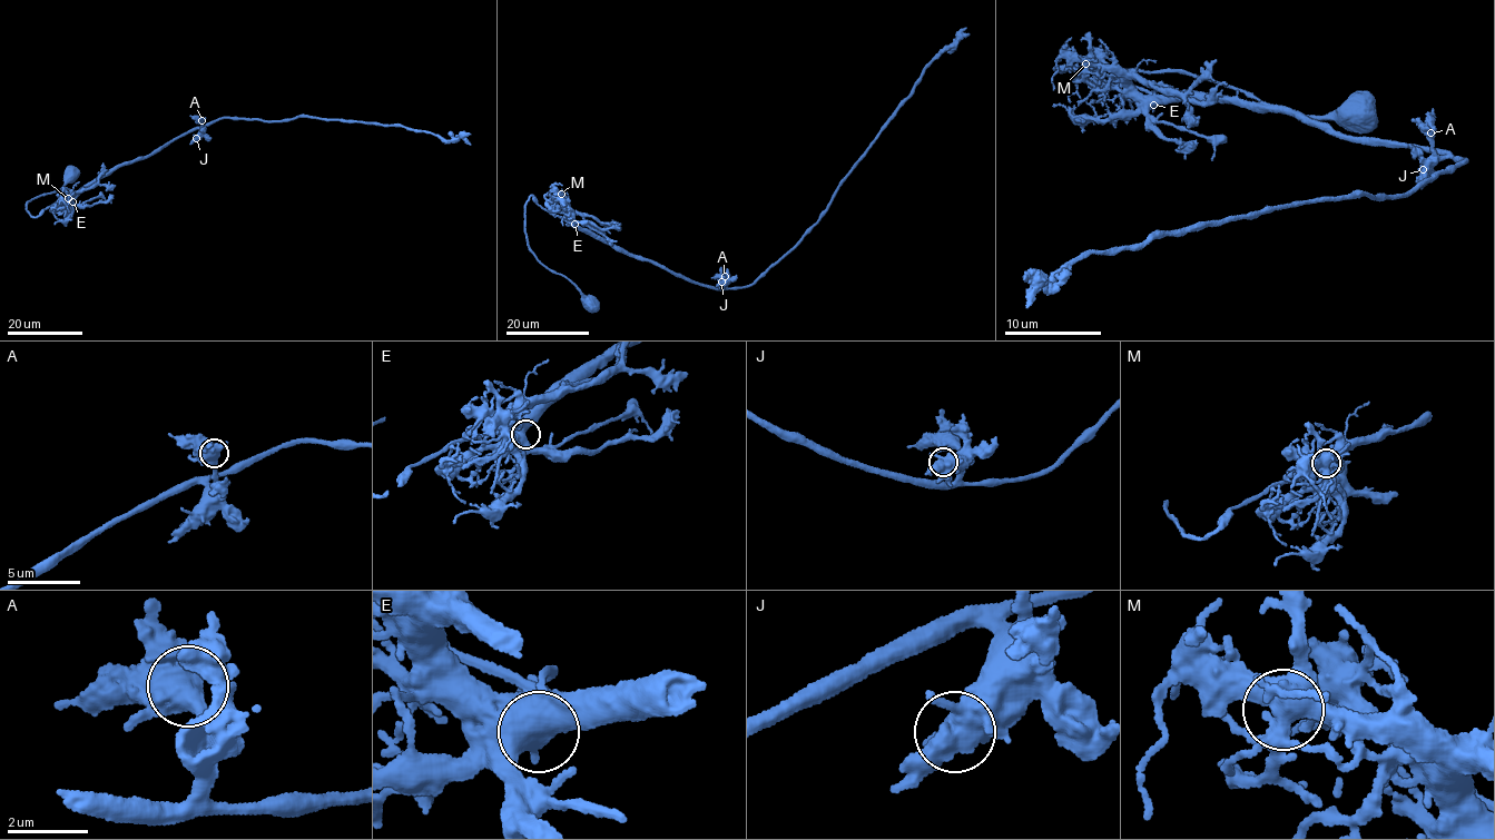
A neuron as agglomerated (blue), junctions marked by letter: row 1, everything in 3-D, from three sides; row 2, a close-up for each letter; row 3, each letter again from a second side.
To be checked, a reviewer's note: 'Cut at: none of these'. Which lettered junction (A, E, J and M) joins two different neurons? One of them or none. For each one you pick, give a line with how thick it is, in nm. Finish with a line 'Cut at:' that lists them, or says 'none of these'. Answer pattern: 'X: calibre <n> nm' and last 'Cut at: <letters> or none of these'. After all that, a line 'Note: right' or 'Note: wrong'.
Cut at: none of these
Note: right

